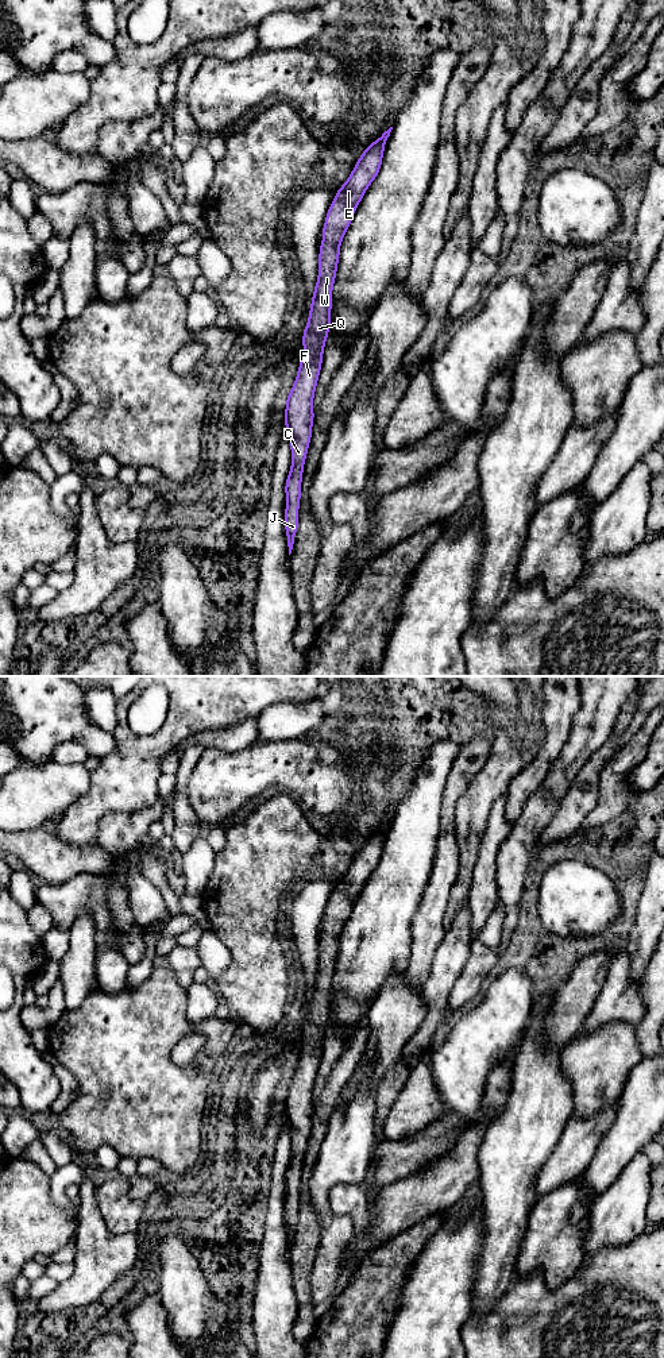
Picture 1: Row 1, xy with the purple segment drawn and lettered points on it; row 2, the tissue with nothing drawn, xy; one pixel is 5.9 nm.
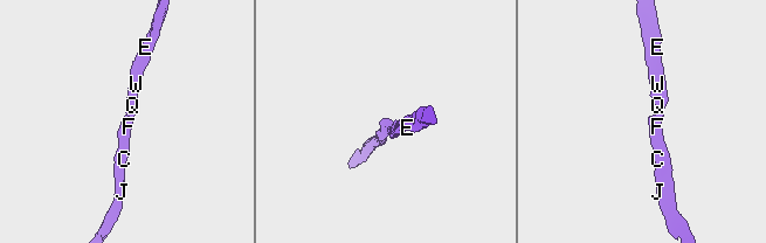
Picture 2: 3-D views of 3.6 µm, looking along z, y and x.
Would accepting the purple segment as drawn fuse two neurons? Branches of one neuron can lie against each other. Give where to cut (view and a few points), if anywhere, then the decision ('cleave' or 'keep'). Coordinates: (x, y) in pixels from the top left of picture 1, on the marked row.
no cut | keep

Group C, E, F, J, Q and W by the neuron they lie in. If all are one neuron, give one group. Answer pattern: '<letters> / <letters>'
C E F J Q W

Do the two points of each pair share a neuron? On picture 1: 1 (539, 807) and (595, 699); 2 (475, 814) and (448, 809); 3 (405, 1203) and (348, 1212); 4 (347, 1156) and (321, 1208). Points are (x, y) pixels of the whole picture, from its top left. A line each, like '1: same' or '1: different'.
1: different
2: different
3: different
4: same

